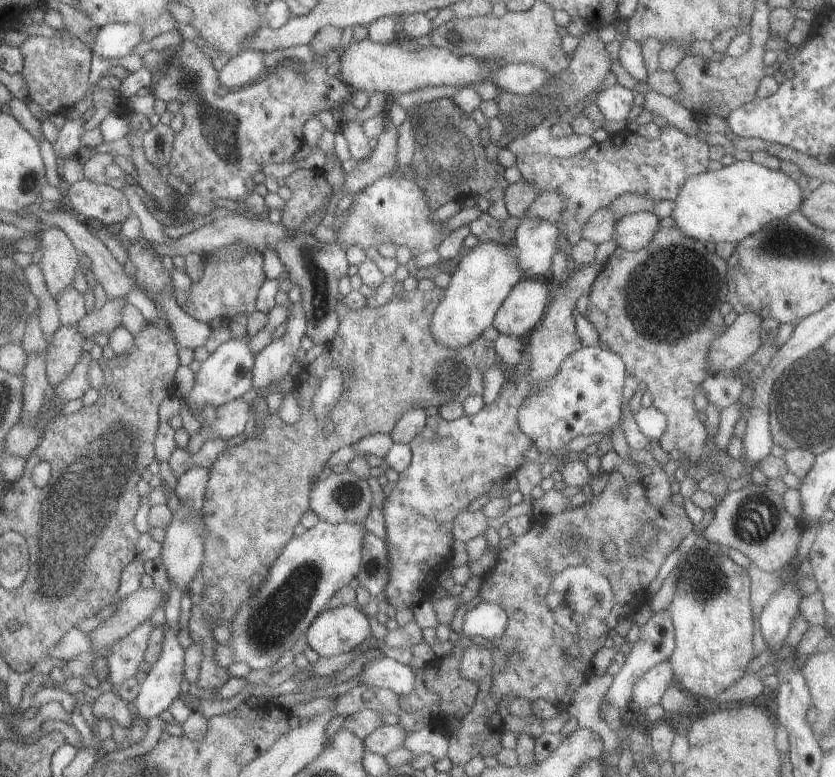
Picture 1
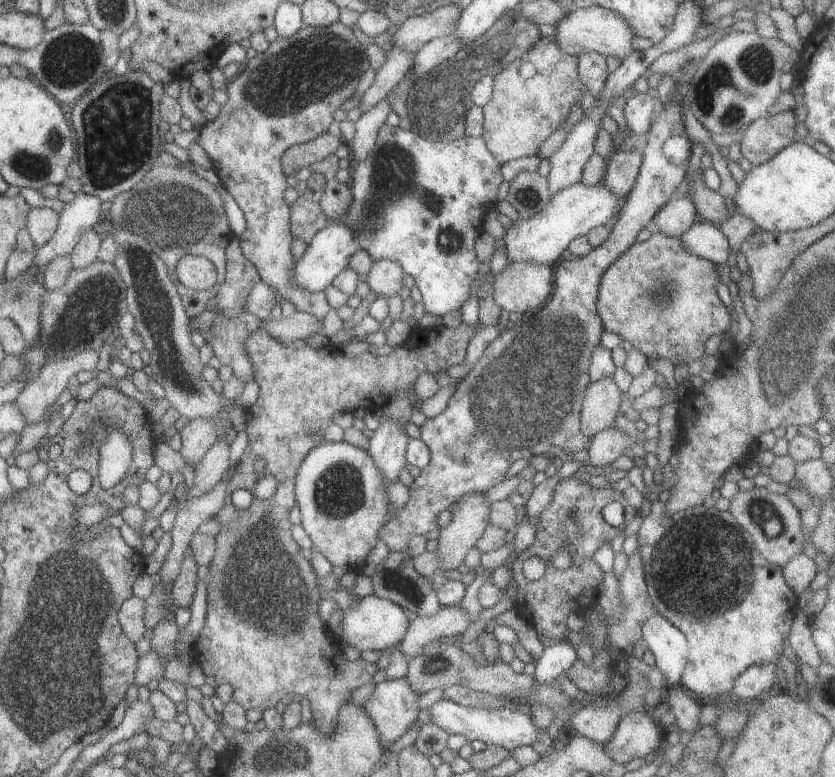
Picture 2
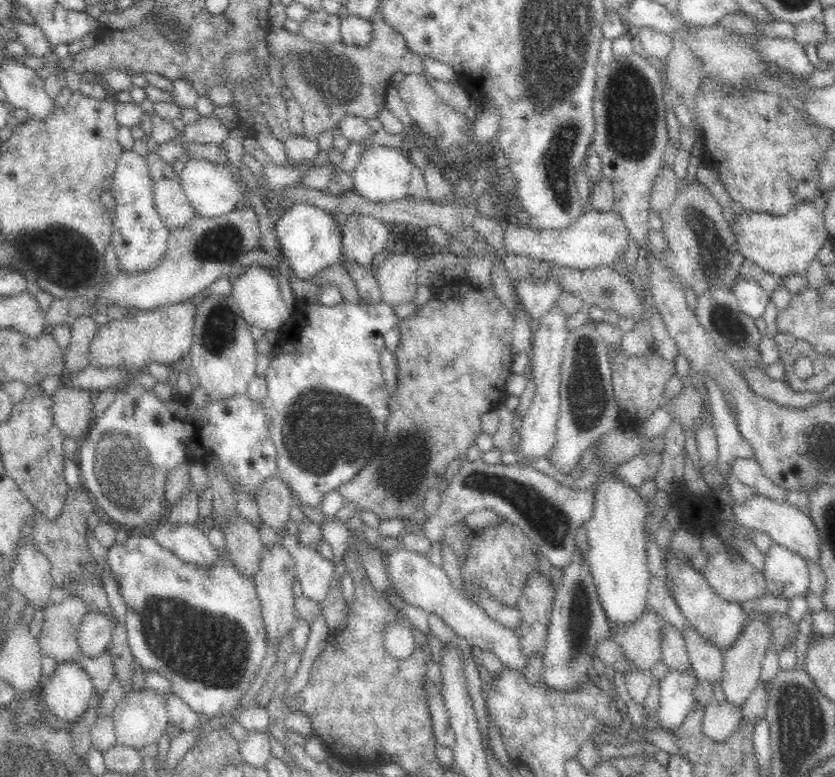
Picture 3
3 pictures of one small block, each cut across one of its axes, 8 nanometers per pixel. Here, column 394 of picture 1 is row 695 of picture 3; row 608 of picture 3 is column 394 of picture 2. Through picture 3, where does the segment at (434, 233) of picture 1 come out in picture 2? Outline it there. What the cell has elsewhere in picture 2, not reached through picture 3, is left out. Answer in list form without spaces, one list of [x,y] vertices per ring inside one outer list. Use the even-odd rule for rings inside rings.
[[[384,123],[377,132],[375,143],[369,154],[367,154],[367,158],[363,162],[354,162],[349,173],[350,178],[348,184],[350,186],[351,202],[349,202],[349,206],[345,210],[345,214],[343,214],[343,222],[351,228],[351,234],[355,234],[355,240],[359,244],[359,249],[365,250],[373,261],[388,259],[389,261],[397,262],[397,265],[401,266],[404,274],[413,277],[415,281],[414,286],[421,293],[420,302],[425,313],[443,317],[450,311],[459,310],[469,298],[470,286],[476,279],[480,264],[477,256],[475,256],[474,250],[474,241],[479,234],[479,228],[477,226],[481,226],[481,218],[484,216],[483,212],[485,212],[485,208],[489,212],[495,206],[497,202],[496,191],[502,182],[500,165],[489,154],[483,140],[480,137],[464,135],[455,141],[433,142],[433,140],[421,138],[421,136],[418,136],[411,130],[402,130],[399,127],[388,126]]]

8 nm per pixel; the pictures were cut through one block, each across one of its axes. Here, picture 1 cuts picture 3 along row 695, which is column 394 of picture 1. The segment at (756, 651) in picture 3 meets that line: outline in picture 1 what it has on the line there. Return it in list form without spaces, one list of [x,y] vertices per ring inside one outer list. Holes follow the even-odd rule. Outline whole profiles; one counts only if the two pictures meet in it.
[[[398,723],[392,725],[380,724],[373,732],[369,732],[363,741],[366,753],[380,754],[385,756],[402,748],[403,740],[409,732],[405,731]]]

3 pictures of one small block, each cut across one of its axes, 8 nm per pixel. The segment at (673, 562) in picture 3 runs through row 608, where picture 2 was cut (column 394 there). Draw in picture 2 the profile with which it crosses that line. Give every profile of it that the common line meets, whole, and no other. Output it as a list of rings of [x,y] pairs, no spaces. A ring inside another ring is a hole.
[[[405,678],[386,679],[375,685],[361,707],[369,714],[383,748],[387,750],[409,727],[418,723],[417,701],[418,695],[409,689]]]

